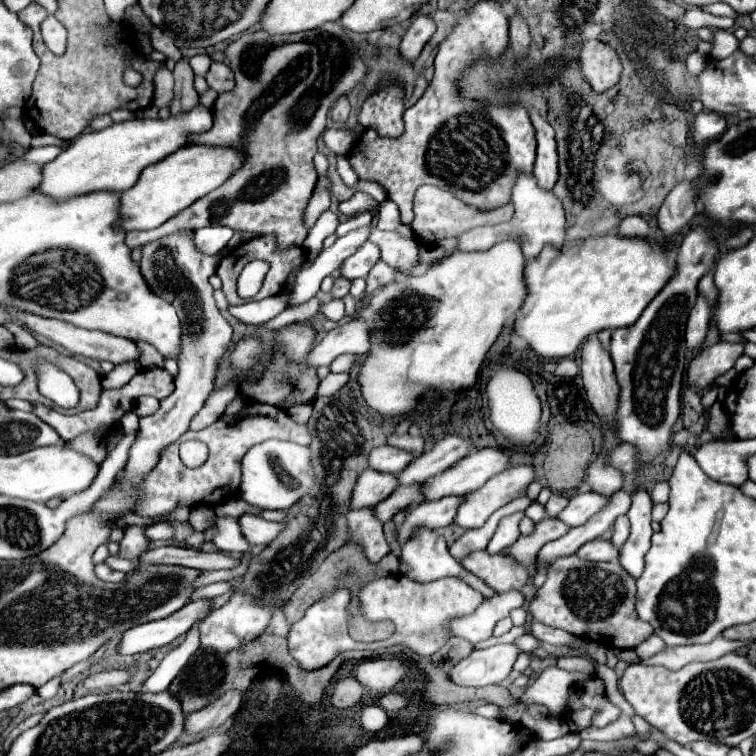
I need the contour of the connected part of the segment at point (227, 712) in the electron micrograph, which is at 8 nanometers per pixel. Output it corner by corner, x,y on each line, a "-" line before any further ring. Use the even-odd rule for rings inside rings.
231,690
225,692
221,698
211,702
207,708
191,712
185,720
185,734
197,734
197,732
209,732
223,726
229,718
233,718
241,704
245,700
243,690

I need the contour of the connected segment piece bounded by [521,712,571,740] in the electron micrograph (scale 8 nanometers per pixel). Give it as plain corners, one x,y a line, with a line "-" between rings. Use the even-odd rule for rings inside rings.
525,712
521,724
533,730
533,733
542,740
553,740
571,733
568,725
560,719
534,719

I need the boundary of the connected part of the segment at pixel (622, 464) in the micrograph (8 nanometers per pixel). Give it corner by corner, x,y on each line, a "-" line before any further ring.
617,444
609,450
609,464
623,474
633,474
637,466
637,452
631,444

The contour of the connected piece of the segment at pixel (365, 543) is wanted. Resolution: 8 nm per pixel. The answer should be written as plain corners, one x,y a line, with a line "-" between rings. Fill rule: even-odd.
373,506
351,510
347,516
351,542
357,542
363,546
367,558
371,562
379,562
383,556
391,552
391,546
383,538
383,524
375,520
375,514
371,512

